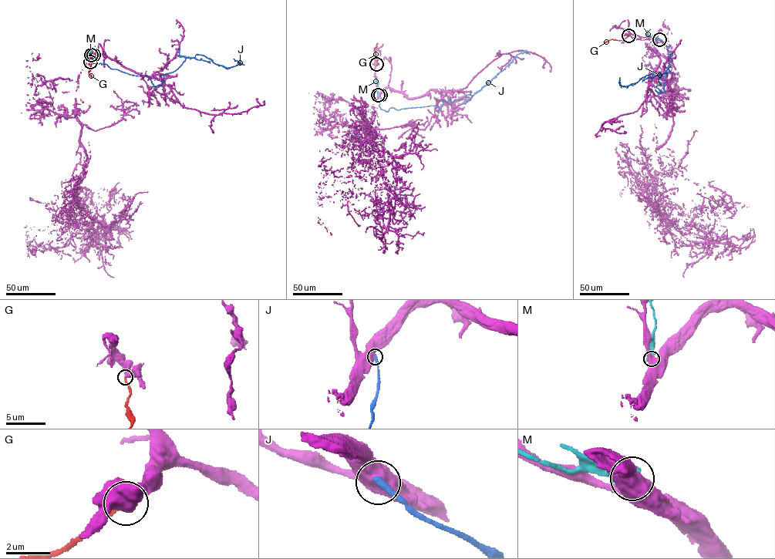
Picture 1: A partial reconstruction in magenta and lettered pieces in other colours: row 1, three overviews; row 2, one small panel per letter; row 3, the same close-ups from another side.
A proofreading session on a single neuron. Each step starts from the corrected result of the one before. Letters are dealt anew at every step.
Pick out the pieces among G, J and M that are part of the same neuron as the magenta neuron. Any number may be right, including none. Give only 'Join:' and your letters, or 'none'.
Join: none

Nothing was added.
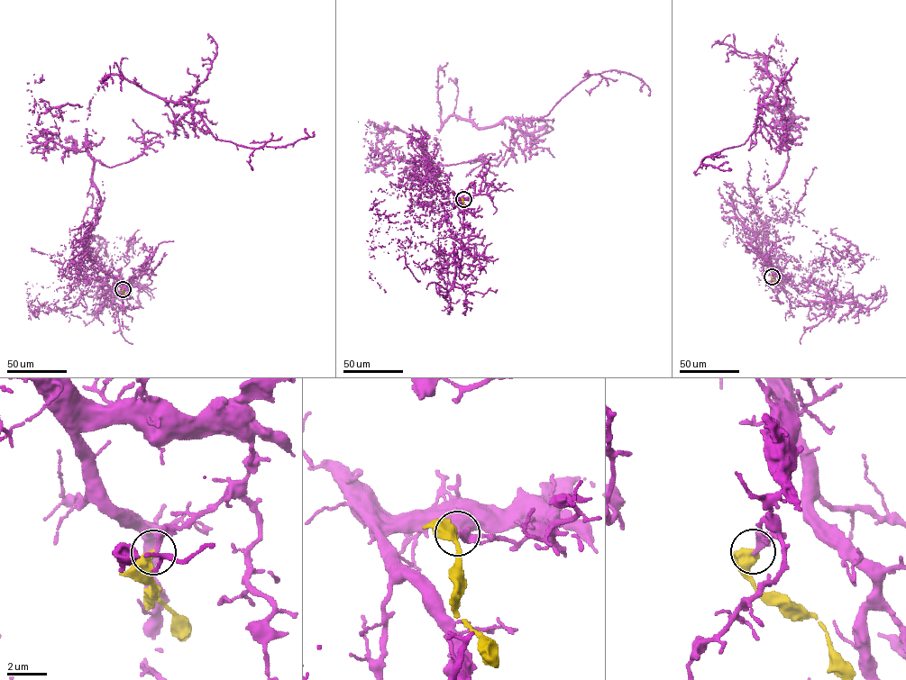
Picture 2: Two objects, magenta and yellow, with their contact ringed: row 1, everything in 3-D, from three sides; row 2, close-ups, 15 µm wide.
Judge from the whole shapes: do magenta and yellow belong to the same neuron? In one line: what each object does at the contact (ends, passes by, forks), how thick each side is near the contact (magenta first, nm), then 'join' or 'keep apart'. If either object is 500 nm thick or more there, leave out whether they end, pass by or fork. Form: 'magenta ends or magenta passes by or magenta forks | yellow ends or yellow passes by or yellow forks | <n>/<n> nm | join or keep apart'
240/500 nm | keep apart

